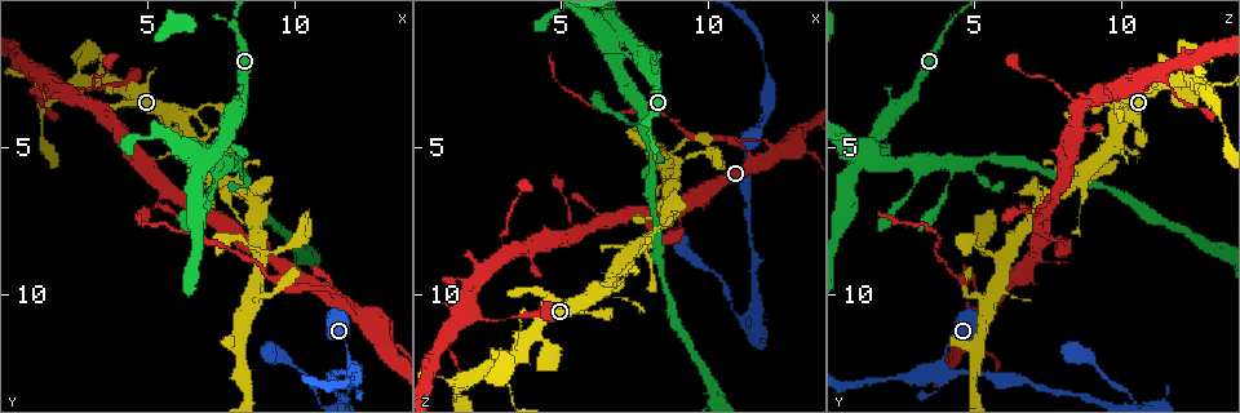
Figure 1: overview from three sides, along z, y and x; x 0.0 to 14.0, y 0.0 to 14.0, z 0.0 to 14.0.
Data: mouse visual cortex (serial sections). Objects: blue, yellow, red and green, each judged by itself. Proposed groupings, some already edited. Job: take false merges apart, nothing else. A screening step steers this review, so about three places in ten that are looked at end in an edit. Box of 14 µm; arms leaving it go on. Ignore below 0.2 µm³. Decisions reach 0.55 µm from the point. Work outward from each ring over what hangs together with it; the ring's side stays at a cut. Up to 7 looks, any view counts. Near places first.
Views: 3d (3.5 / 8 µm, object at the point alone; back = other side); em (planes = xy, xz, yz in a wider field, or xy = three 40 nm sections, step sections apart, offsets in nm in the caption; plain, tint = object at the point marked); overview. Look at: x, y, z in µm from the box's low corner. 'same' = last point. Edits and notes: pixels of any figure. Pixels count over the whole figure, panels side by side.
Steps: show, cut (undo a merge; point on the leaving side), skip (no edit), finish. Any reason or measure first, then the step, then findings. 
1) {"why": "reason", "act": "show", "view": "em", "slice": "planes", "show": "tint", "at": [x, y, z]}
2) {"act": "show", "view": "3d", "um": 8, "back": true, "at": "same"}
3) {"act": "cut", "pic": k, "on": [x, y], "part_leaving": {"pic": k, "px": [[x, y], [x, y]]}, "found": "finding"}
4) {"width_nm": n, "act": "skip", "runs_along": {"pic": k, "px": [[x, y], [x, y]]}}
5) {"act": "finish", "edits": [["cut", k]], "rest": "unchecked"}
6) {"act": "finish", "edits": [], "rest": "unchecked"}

{"why": "three-way junction", "act": "show", "view": "3d", "um": 3.5, "at": [12.1, 10.6, 5.2]}

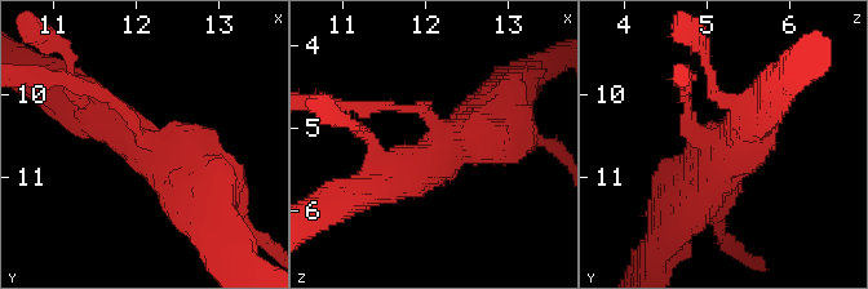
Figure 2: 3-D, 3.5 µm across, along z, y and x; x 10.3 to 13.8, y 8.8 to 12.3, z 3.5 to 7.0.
{"arms": 3, "arm_widths_nm": [150, 600, 600], "why": "need the tissue", "act": "show", "view": "em", "slice": "xy", "step": 3, "show": "plain", "at": [12.10, 10.60, 5.25]}

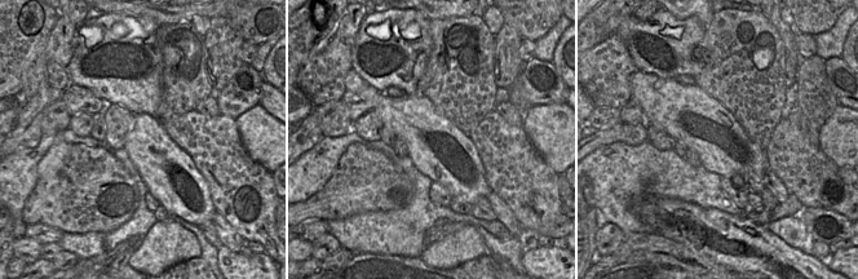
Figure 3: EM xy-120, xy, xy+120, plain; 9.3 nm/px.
{"act": "show", "view": "em", "slice": "xy", "step": 3, "show": "tint", "at": "same"}

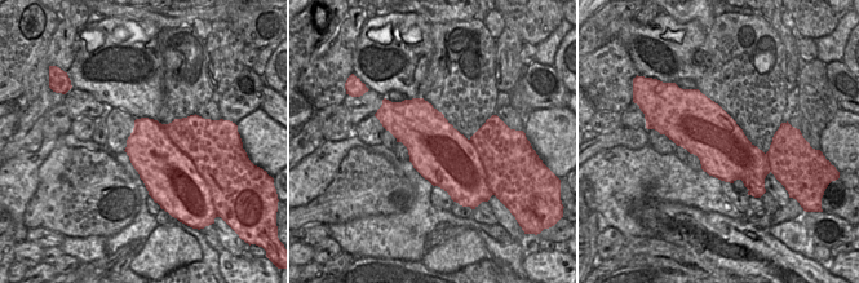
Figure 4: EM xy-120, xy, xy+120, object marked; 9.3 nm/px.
{"act": "cut", "pic": 2, "on": [549, 142], "found": "two cells meet here"}

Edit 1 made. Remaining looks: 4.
{"why": "abrupt turn", "act": "show", "view": "3d", "um": 3.5, "back": true, "at": [6.9, 5.4, 1.1]}

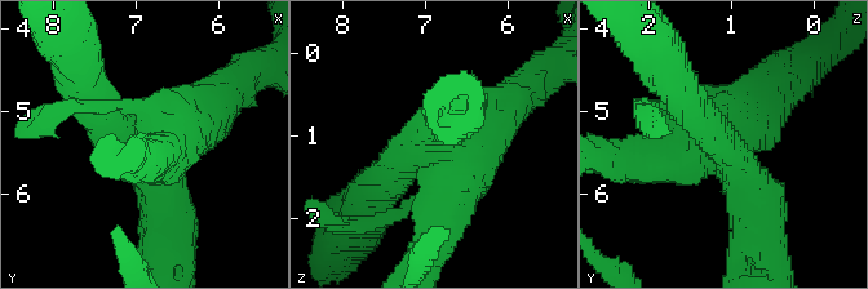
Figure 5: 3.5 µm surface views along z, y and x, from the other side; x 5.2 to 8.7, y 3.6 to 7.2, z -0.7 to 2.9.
{"act": "cut", "pic": 5, "on": [156, 120], "part_leaving": {"pic": 5, "px": [[442, 160], [455, 190], [430, 263]]}, "found": "a second cell is stuck on"}

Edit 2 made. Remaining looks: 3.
{"why": "narrows sharply", "act": "show", "view": "3d", "um": 3.5, "at": [11.9, 12.3, 3.8]}

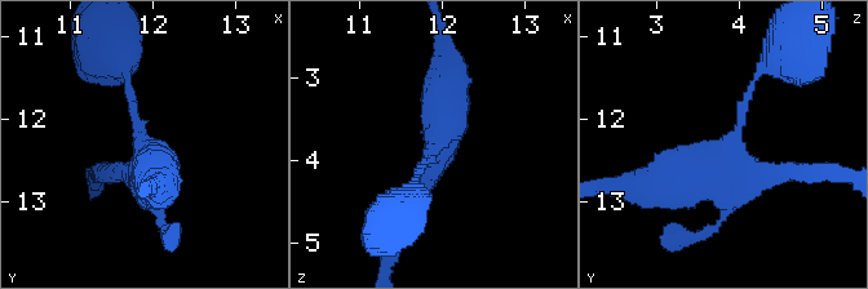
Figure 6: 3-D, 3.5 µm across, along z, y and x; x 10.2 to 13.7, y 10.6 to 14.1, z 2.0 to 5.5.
{"why": "now the EM", "act": "show", "view": "em", "slice": "xy", "step": 2, "show": "tint", "at": [11.90, 12.40, 3.90]}

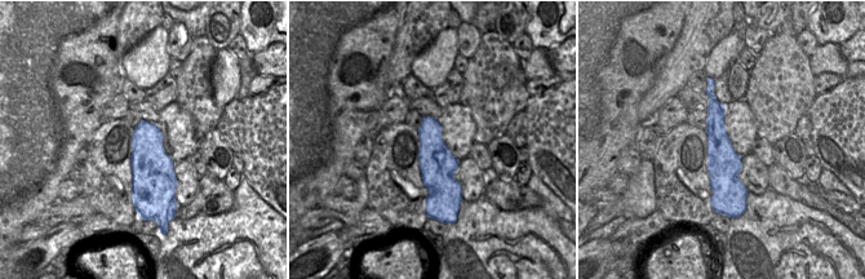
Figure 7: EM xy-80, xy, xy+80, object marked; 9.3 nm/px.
{"act": "skip", "found": "continuous, no second cell"}

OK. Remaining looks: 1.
{"act": "finish", "edits": [["cut", 2], ["cut", 5]], "rest": "unchecked"}

